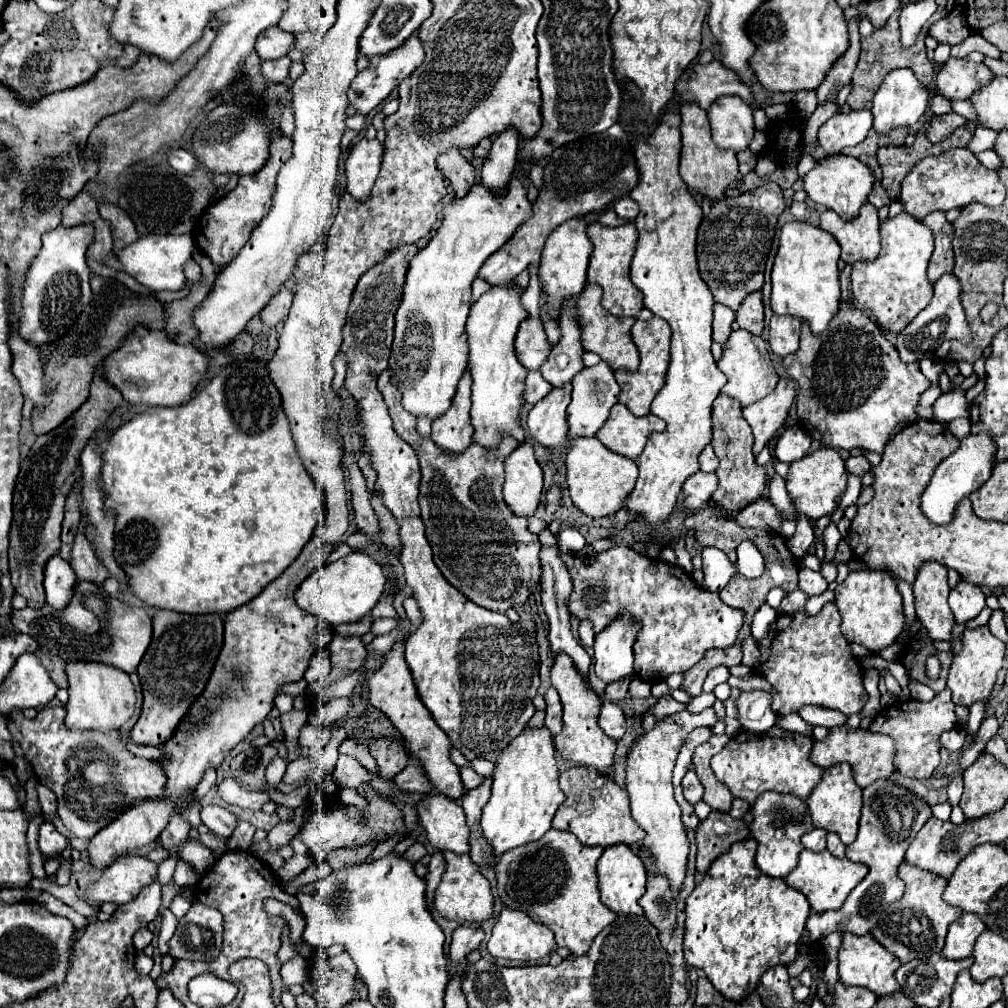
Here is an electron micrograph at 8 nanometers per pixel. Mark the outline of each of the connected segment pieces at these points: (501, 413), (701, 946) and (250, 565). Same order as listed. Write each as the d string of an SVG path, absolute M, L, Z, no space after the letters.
M515 282L491 286L469 312L467 336L469 336L469 370L473 376L473 408L471 424L475 428L473 440L485 448L495 448L503 432L523 442L523 428L517 422L519 406L523 404L525 390L525 366L515 356L515 334L519 324L529 316L521 306L523 288Z
M745 838L733 844L733 848L725 856L719 856L711 864L703 882L699 882L685 900L685 960L689 966L701 968L715 986L715 990L721 992L727 1000L735 1002L757 988L757 980L767 968L783 964L781 954L787 952L787 966L797 960L797 942L811 914L809 902L801 892L791 890L781 878L771 878L759 872L755 864L755 850L757 842L753 838Z
M243 360L231 366L221 368L221 372L201 390L197 392L185 406L181 408L145 408L143 412L135 414L129 422L119 426L109 444L103 452L103 468L101 468L101 488L105 492L105 510L109 516L115 518L115 562L121 570L129 576L127 590L143 600L149 606L165 608L183 614L225 614L229 610L239 608L241 604L253 600L269 582L273 582L301 552L301 548L313 536L317 524L323 520L325 514L325 500L317 484L309 480L309 472L301 468L301 460L297 456L289 420L281 408L281 396L271 382L267 368L263 364Z

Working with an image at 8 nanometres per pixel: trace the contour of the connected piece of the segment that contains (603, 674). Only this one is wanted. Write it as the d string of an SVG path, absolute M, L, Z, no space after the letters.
M623 614L595 634L595 672L605 684L633 674L633 644L639 630L641 624Z

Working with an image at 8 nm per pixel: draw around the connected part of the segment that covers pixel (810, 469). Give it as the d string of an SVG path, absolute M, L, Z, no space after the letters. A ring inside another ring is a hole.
M819 448L813 454L807 454L799 460L793 460L789 464L789 472L785 476L787 494L793 500L793 506L797 514L809 516L813 520L833 514L835 510L835 498L843 496L847 490L847 470L845 462L833 448Z

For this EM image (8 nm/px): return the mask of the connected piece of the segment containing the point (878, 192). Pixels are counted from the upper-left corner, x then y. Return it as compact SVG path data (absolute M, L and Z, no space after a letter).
M877 182L877 186L873 186L873 190L869 192L869 202L871 202L873 206L877 206L877 208L889 204L889 196L887 196L887 192L883 190L883 186L881 186L879 182Z

